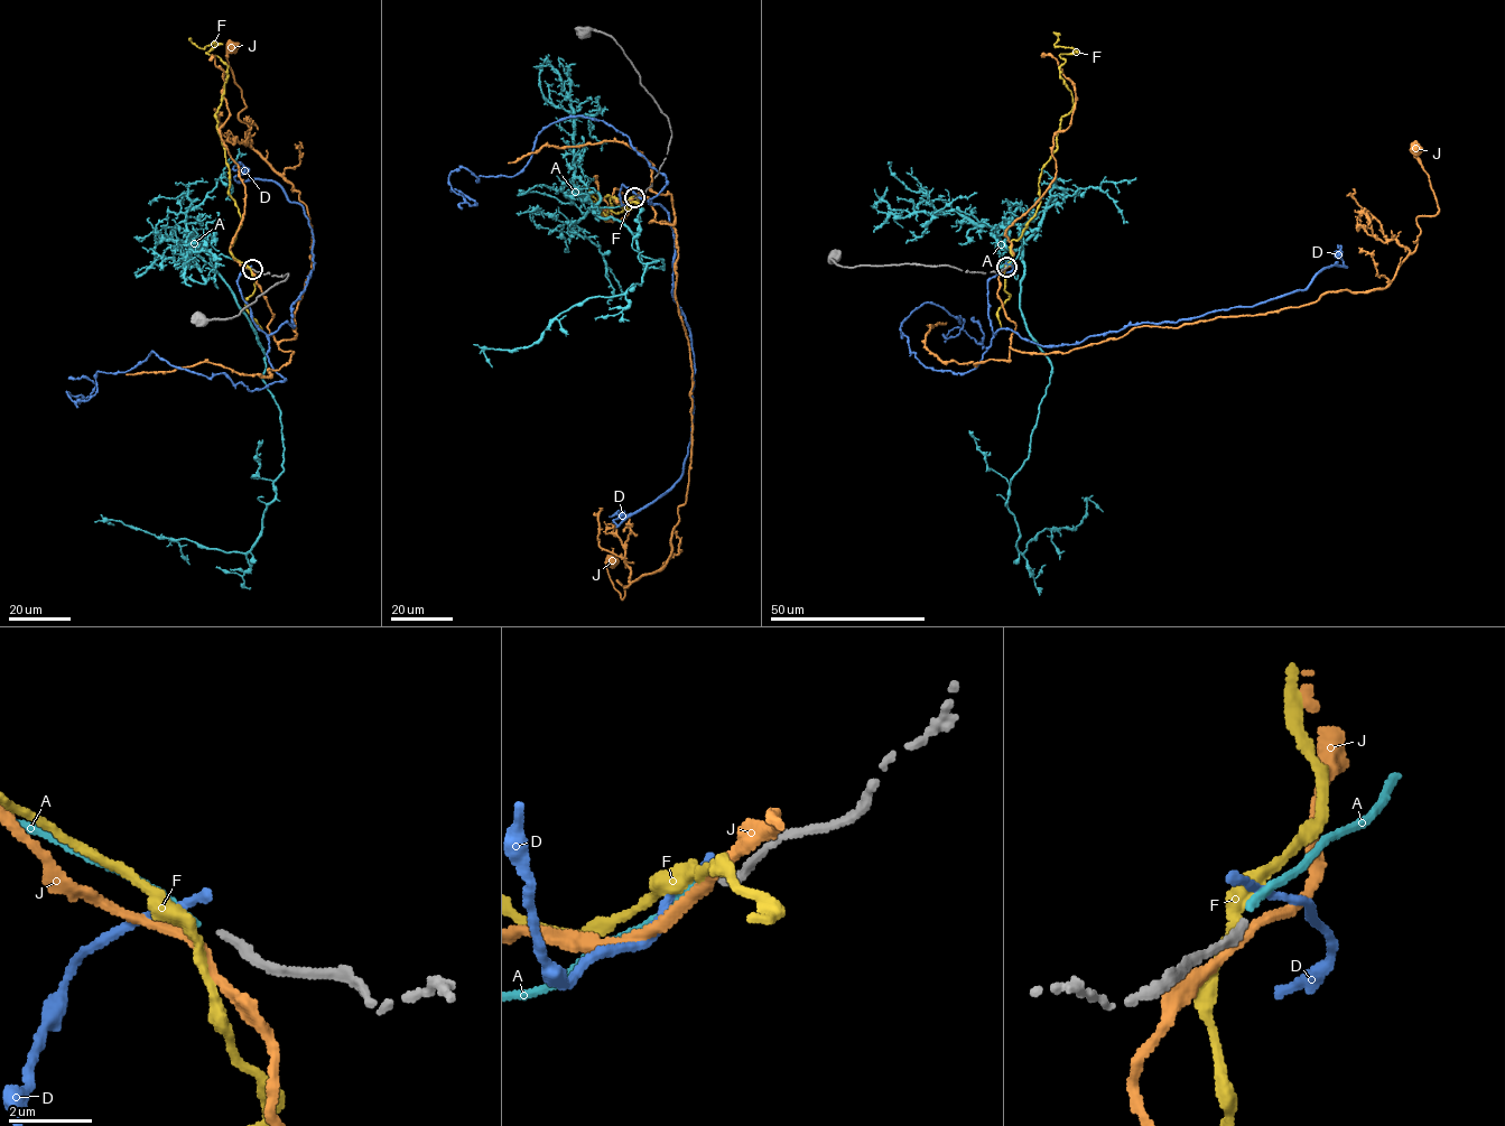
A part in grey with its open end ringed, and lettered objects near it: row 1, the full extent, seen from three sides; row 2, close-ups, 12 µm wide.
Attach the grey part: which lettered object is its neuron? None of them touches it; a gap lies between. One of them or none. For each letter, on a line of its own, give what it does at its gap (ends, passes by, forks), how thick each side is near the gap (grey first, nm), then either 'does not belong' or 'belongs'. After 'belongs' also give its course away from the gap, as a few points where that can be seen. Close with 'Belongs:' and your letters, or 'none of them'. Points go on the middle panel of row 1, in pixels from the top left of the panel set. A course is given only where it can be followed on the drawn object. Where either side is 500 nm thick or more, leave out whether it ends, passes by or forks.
A: it ends | 190/180 nm | belongs | via (633, 197), (593, 212), (662, 270), (527, 346), (485, 349), (492, 366)
D: it ends | 190/240 nm | does not belong
F: it passes by | 190/320 nm | does not belong
J: it passes by | 190/200 nm | does not belong
Belongs: A

